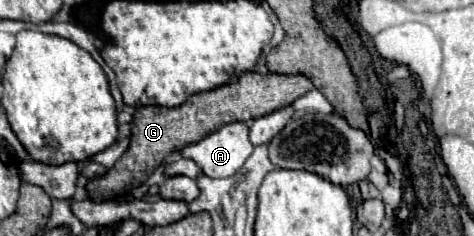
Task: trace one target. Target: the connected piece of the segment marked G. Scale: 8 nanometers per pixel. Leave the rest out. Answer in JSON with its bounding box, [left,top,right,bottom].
[86,73,312,201]

